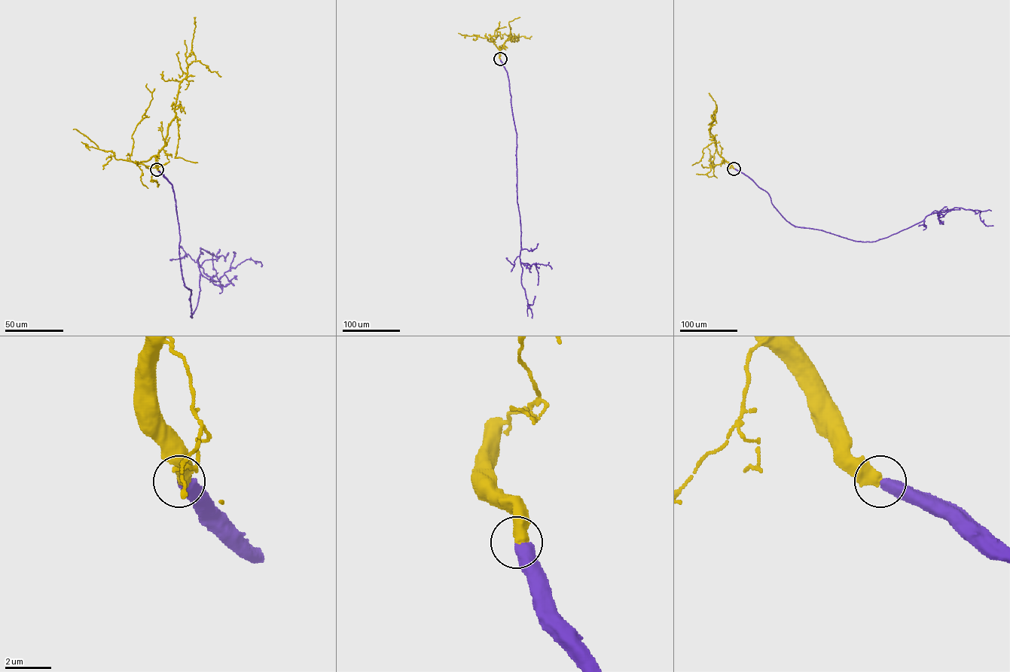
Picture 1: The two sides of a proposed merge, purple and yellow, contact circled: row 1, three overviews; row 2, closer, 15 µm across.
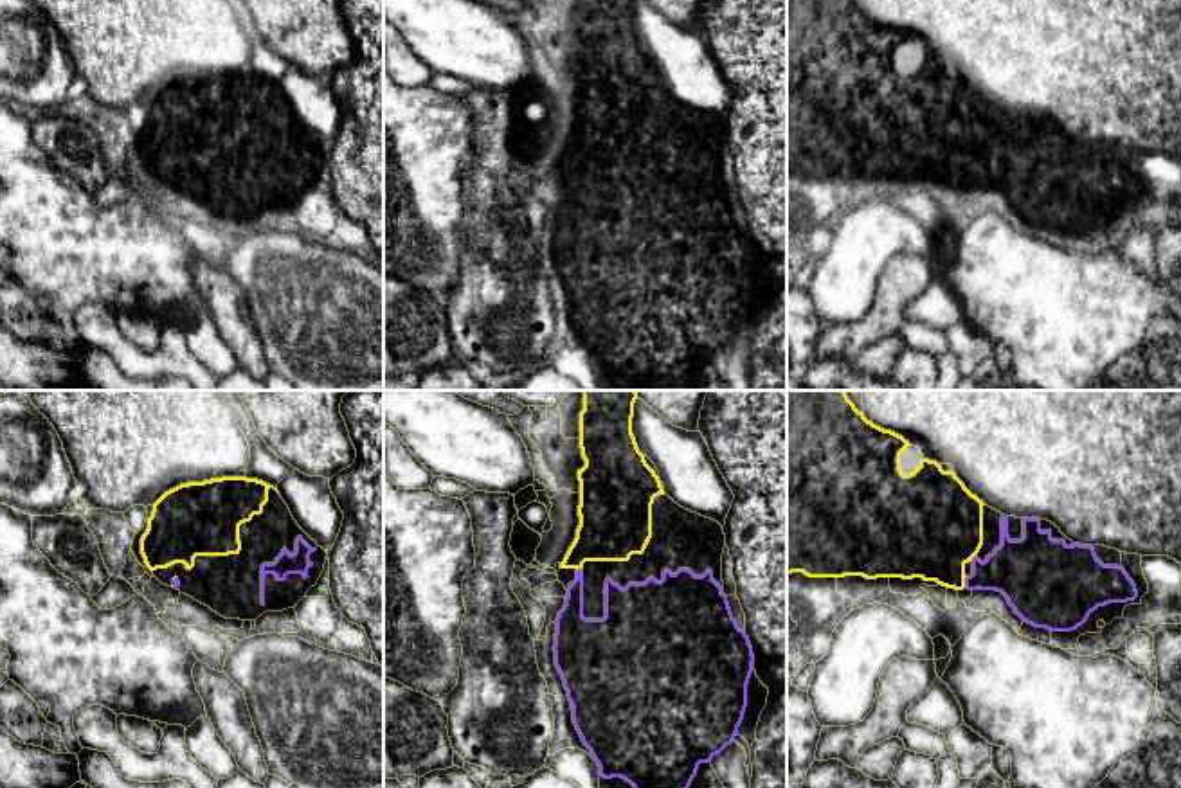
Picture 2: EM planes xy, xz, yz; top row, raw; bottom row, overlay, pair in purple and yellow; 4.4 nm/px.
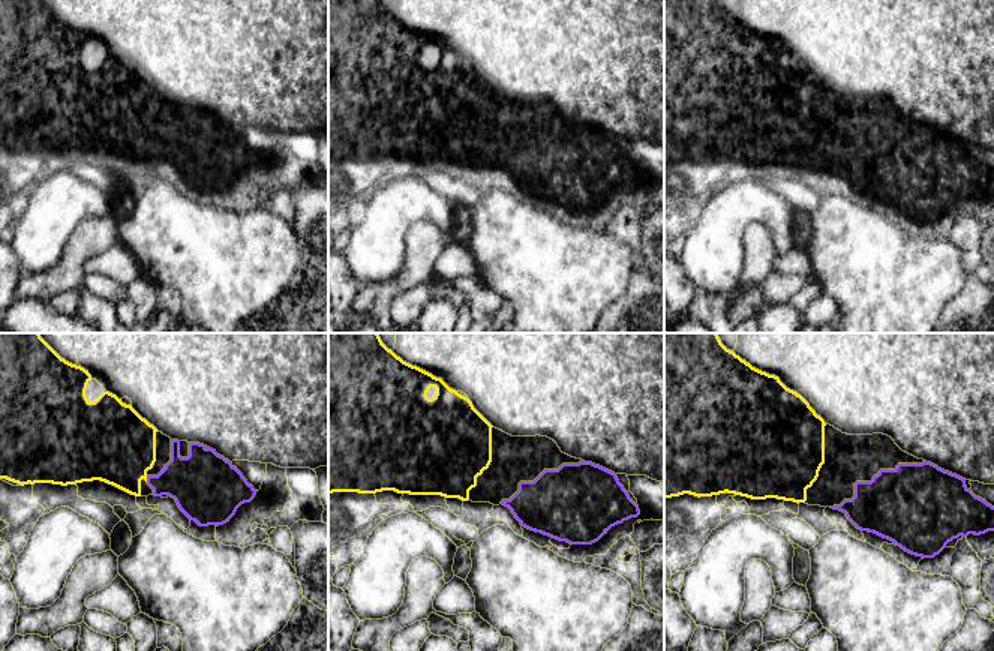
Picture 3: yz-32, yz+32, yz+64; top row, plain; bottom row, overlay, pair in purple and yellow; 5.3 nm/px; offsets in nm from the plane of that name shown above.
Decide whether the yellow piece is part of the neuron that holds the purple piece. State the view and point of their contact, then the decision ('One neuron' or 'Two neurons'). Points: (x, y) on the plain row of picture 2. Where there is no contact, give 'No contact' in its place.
Touches purple at yz (965, 179). One neuron

